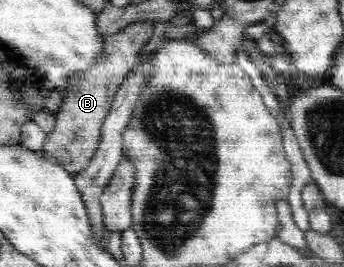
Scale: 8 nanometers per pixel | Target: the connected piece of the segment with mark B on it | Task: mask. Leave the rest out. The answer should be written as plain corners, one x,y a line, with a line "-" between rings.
154,20
133,21
132,24
118,30
116,34
106,36
104,38
104,56
100,56
100,60
92,68
88,68
88,70
84,70
78,76
72,76
68,80
68,88
64,88
64,100
61,101
60,112
56,112
56,124
52,126
52,132
47,136
42,153
44,153
44,157
52,158
60,164
70,176
76,176
84,171
84,168
88,167
90,159
94,157
96,150
99,150
102,124
104,124
104,120
110,112
110,106
114,102
116,91
124,82
127,74
135,67
138,53
150,40
152,28
155,24
156,21

